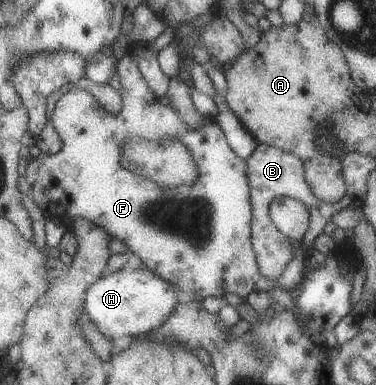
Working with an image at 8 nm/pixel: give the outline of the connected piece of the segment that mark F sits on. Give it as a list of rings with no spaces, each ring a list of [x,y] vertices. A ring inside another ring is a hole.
[[[129,51],[120,56],[117,60],[117,75],[120,83],[119,94],[121,95],[121,103],[122,109],[120,109],[120,113],[118,115],[108,115],[96,103],[96,99],[92,97],[91,93],[83,89],[71,89],[66,93],[62,94],[62,97],[56,101],[55,106],[52,110],[52,115],[50,120],[56,133],[59,135],[60,141],[62,145],[60,145],[60,149],[55,153],[40,153],[38,157],[29,157],[27,159],[27,163],[25,166],[25,181],[27,185],[30,187],[30,199],[34,202],[36,207],[40,207],[40,211],[42,213],[48,213],[48,203],[50,203],[50,207],[52,207],[52,203],[54,203],[54,213],[58,211],[64,211],[64,215],[68,215],[68,217],[74,216],[80,217],[82,220],[87,220],[91,222],[96,227],[100,227],[106,231],[106,235],[109,238],[114,238],[120,241],[120,243],[124,243],[126,245],[126,249],[130,253],[134,253],[141,263],[144,263],[145,267],[150,269],[152,273],[155,273],[157,276],[162,277],[162,279],[166,280],[174,287],[178,287],[180,291],[183,291],[190,297],[191,301],[202,302],[205,297],[220,297],[222,298],[225,293],[234,293],[234,295],[238,295],[238,297],[246,297],[248,293],[251,291],[270,291],[272,287],[282,287],[282,289],[286,289],[286,291],[292,291],[297,287],[300,287],[300,283],[304,281],[304,277],[306,277],[306,272],[309,270],[307,266],[307,254],[302,253],[300,251],[300,247],[298,247],[298,243],[300,243],[300,239],[302,239],[302,235],[306,231],[310,230],[309,227],[309,215],[308,209],[303,203],[300,203],[296,199],[292,199],[292,197],[274,197],[272,201],[270,201],[268,205],[268,216],[269,220],[272,221],[274,227],[280,231],[289,241],[294,243],[294,247],[296,247],[296,251],[294,251],[294,257],[290,259],[288,265],[284,267],[284,271],[278,276],[278,279],[270,279],[264,277],[258,269],[258,265],[256,263],[256,257],[254,255],[254,251],[251,245],[251,231],[250,231],[250,221],[252,219],[252,207],[250,207],[250,198],[248,197],[248,191],[250,187],[248,187],[248,180],[246,179],[246,160],[240,159],[238,155],[230,149],[228,143],[226,143],[226,138],[224,137],[224,133],[222,133],[222,129],[218,125],[218,122],[213,119],[204,119],[202,120],[202,125],[197,128],[189,128],[186,127],[186,123],[182,123],[182,119],[170,104],[161,105],[158,103],[158,97],[152,94],[151,89],[146,85],[144,79],[142,79],[140,70],[138,69],[138,65],[136,65],[136,59],[129,54]],[[129,137],[138,137],[138,139],[142,139],[142,141],[156,141],[158,138],[170,137],[170,139],[177,139],[186,147],[188,151],[190,151],[190,155],[192,155],[192,161],[196,163],[196,171],[198,171],[198,177],[194,179],[194,183],[186,184],[182,183],[182,185],[178,185],[178,187],[160,187],[158,183],[154,183],[152,179],[148,179],[146,177],[142,177],[142,175],[136,175],[136,173],[132,173],[128,171],[128,169],[124,169],[122,165],[120,165],[120,155],[122,155],[122,145],[124,145],[124,141]]]

